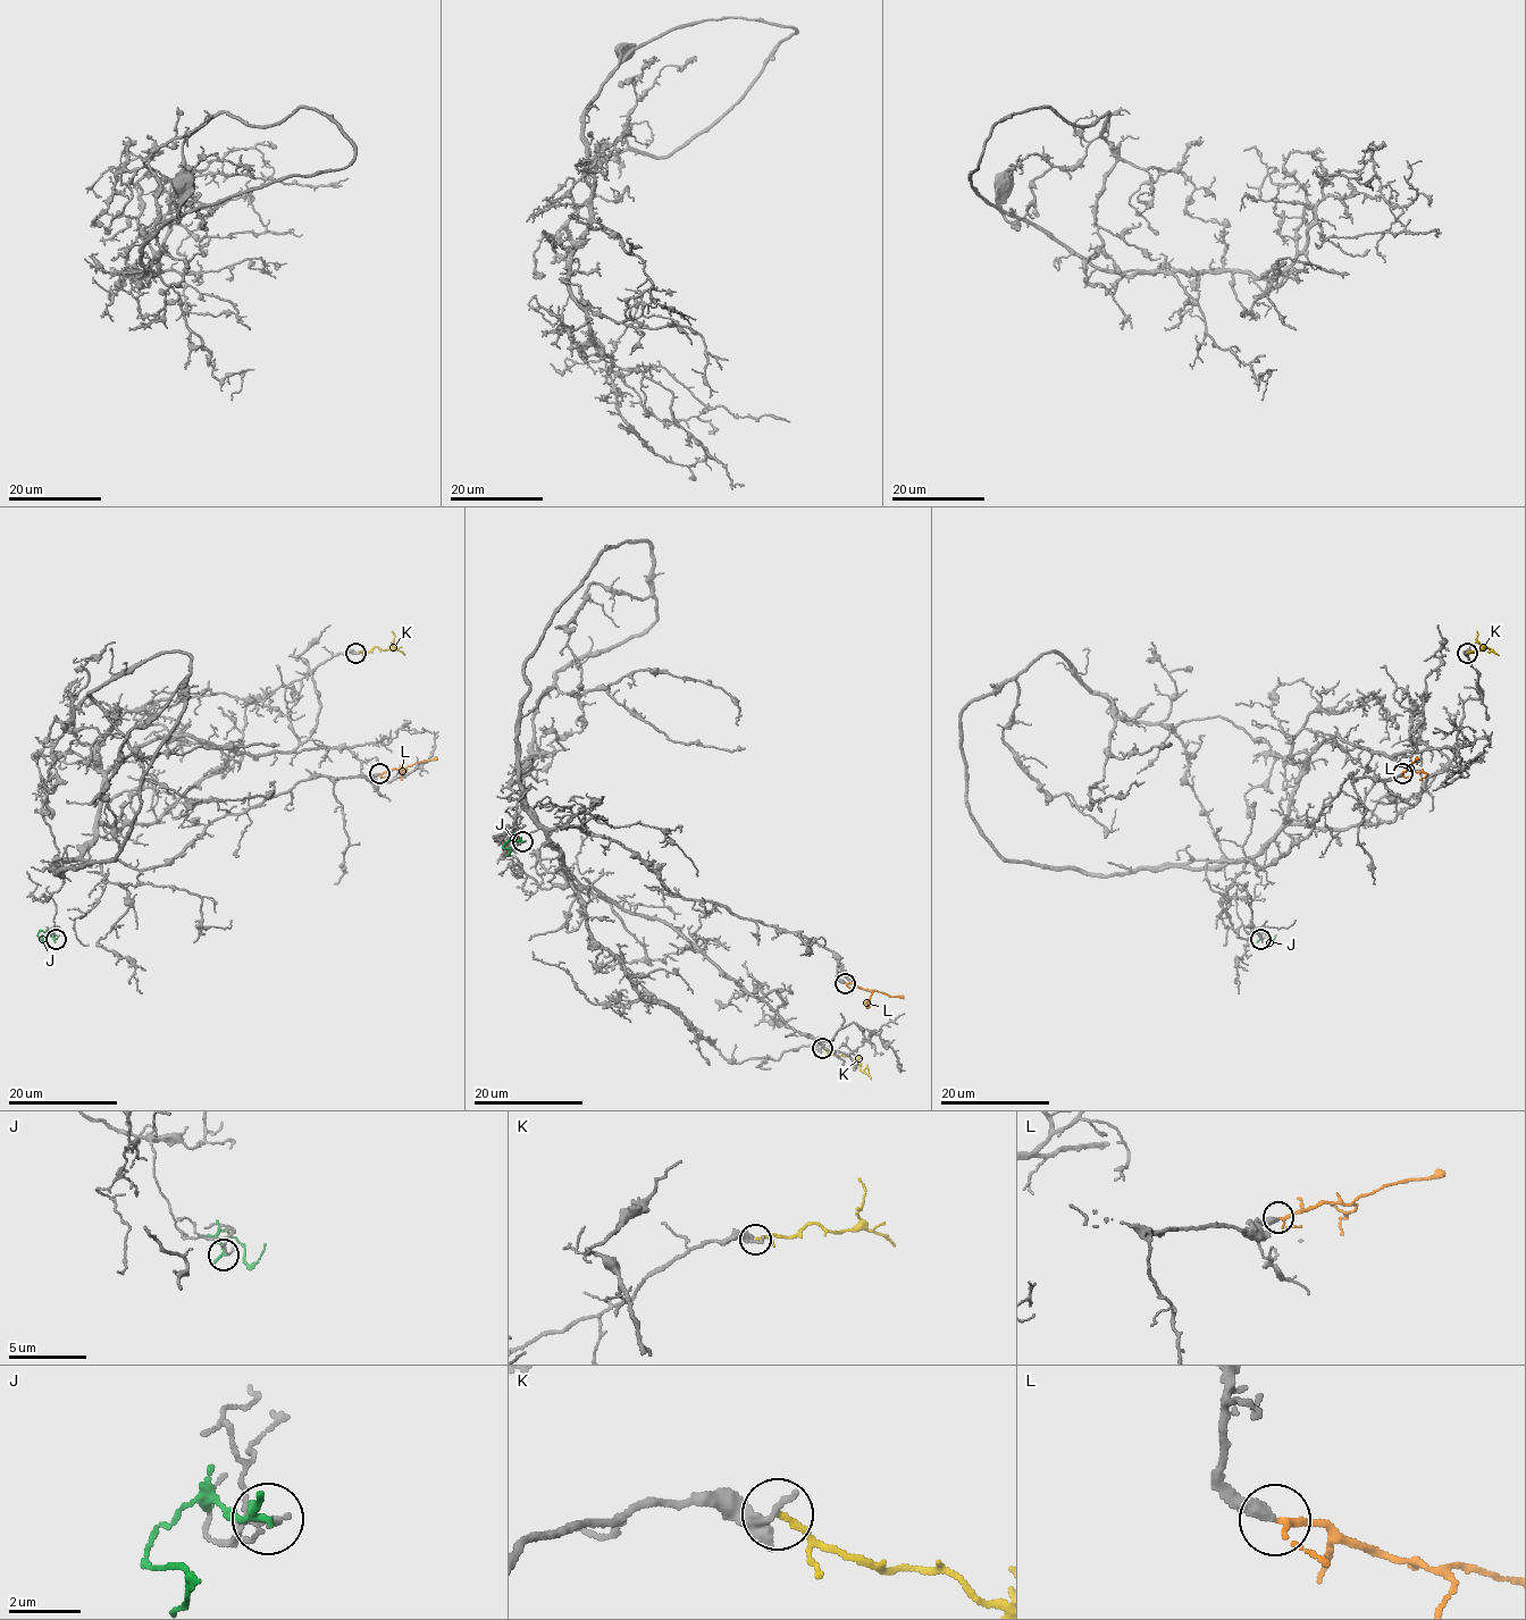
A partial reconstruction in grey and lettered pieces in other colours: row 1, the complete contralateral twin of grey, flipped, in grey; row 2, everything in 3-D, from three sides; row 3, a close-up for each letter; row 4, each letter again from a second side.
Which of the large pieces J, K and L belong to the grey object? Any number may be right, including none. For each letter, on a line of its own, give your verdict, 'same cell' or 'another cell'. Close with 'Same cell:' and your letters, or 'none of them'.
J: another cell
K: another cell
L: same cell
Same cell: L

